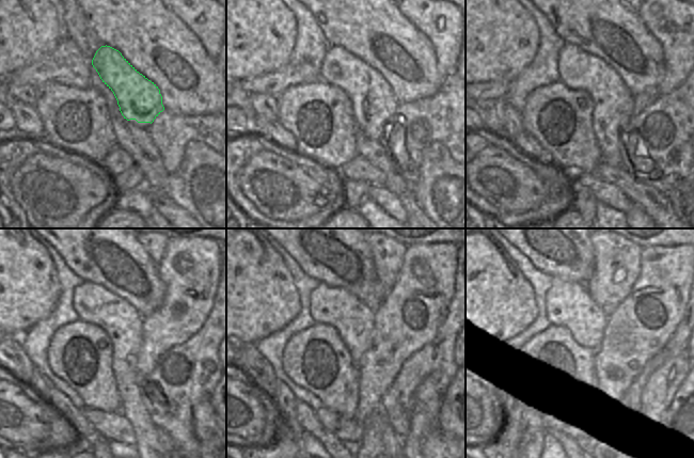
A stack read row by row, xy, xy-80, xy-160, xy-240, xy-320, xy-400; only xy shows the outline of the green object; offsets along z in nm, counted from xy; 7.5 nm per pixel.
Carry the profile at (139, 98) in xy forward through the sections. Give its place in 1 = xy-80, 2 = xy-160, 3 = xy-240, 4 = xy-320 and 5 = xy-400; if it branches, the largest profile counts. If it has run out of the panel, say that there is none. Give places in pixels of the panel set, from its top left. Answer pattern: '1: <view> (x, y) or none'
1: xy-80 (371, 95)
2: xy-160 (580, 70)
3: xy-240 (93, 303)
4: xy-320 (336, 306)
5: xy-400 (569, 304)

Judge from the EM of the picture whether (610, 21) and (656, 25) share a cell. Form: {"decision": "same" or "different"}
{"decision": "different"}

